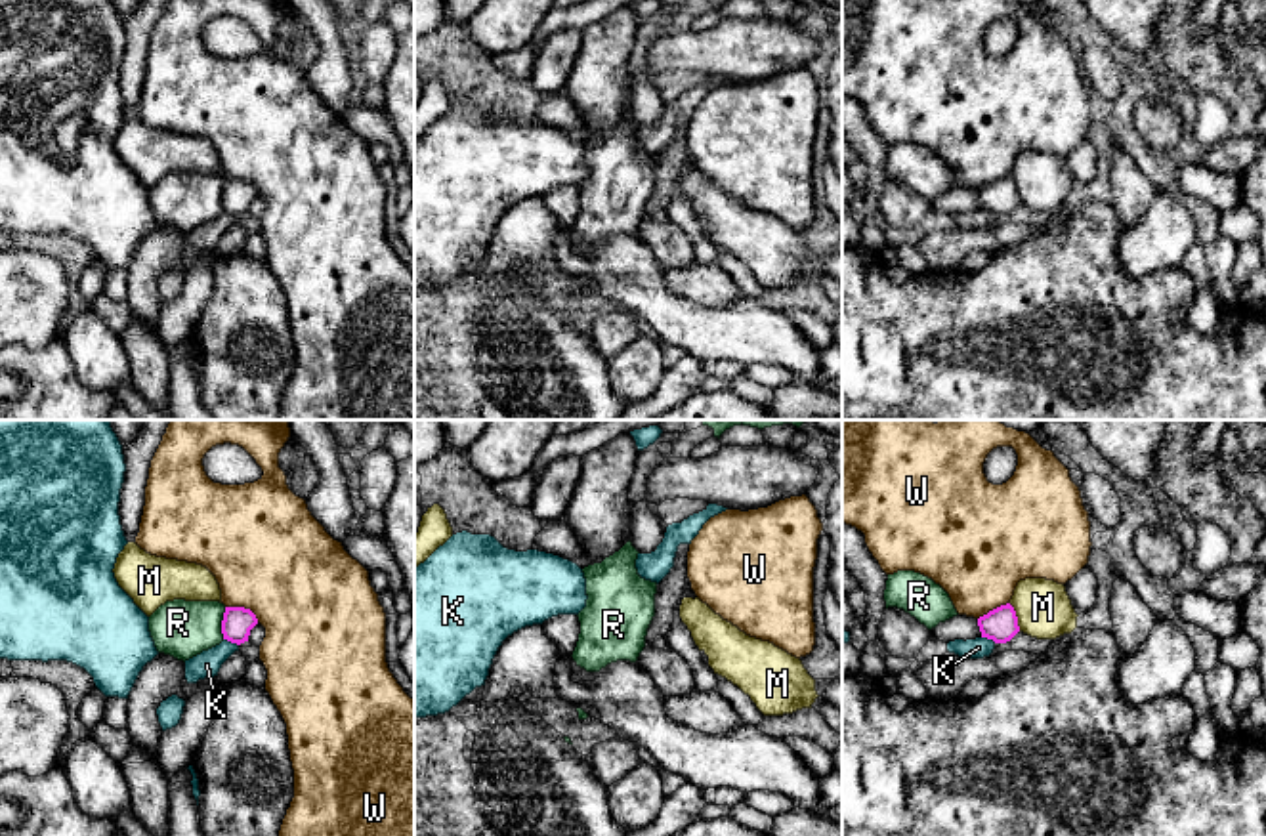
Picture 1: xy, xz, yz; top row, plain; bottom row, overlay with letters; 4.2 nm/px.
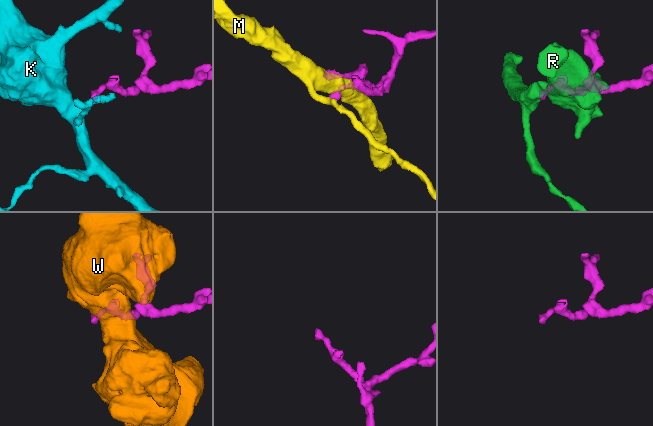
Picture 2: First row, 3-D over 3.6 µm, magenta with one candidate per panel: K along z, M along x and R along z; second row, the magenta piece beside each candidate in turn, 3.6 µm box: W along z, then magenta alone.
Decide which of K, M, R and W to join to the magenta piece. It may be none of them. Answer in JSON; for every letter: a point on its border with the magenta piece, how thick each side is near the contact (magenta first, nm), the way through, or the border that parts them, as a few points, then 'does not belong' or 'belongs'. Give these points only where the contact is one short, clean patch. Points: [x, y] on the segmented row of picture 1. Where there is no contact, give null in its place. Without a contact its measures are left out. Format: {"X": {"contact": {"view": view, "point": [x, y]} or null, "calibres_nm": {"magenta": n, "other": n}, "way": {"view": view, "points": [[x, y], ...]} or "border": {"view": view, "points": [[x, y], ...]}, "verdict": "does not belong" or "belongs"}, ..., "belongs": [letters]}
{"K": {"contact": {"view": "xy", "point": [232, 642]}, "calibres_nm": {"magenta": 130, "other": 110}, "border": {"view": "xy", "points": [[224, 638], [237, 646]]}, "verdict": "does not belong"}, "M": {"contact": {"view": "yz", "point": [1016, 617]}, "calibres_nm": {"magenta": 140, "other": 240}, "verdict": "does not belong"}, "R": {"contact": {"view": "xy", "point": [222, 623]}, "calibres_nm": {"magenta": 130, "other": 240}, "border": {"view": "xy", "points": [[226, 607], [222, 638]]}, "verdict": "does not belong"}, "W": {"contact": {"view": "xy", "point": [243, 607]}, "calibres_nm": {"magenta": 130, "other": 480}, "verdict": "does not belong"}, "belongs": []}

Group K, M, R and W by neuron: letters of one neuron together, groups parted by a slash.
K / M / R / W

